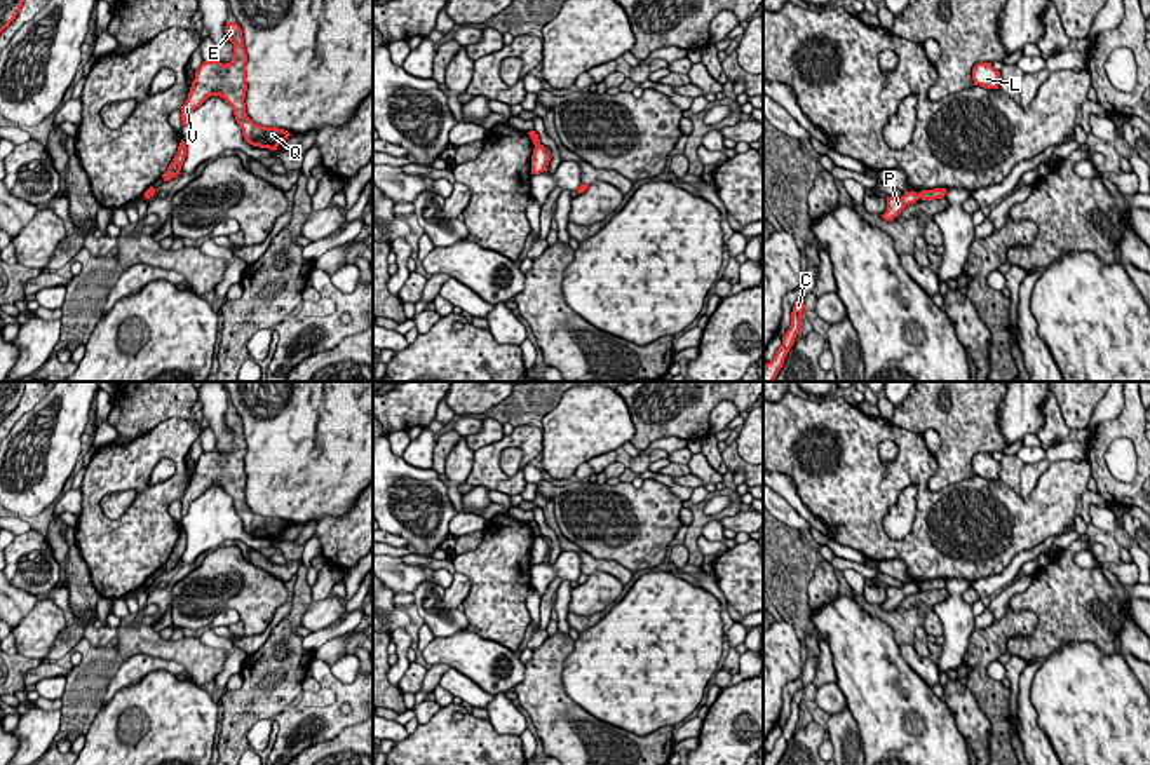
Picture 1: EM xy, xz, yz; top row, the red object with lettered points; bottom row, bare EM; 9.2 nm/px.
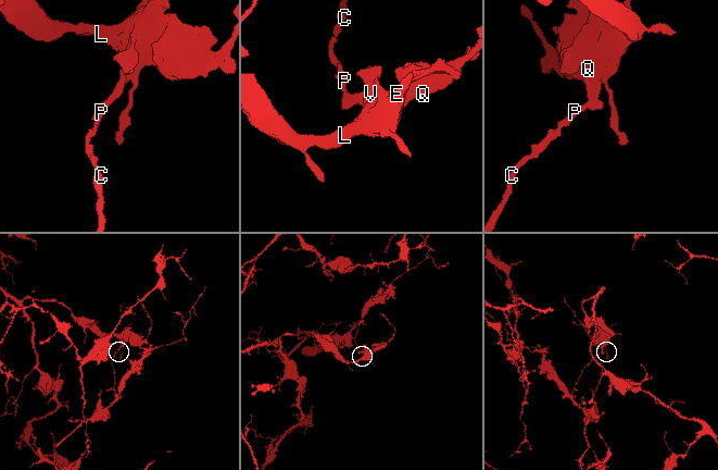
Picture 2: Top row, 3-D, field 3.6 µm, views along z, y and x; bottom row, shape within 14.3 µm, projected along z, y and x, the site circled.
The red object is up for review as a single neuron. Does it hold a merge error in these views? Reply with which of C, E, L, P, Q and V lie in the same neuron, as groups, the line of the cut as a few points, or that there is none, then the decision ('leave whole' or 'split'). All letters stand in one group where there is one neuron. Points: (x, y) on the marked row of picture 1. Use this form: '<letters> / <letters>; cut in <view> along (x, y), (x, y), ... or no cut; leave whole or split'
C P / E L Q V; cut in yz along (917, 194), (920, 197); split

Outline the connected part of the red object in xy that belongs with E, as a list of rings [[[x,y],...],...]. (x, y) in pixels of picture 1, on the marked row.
[[[227,23],[225,33],[233,44],[232,61],[223,64],[214,56],[204,61],[195,71],[188,98],[181,106],[181,124],[186,125],[190,113],[209,96],[220,96],[233,110],[235,120],[242,129],[246,143],[260,148],[277,150],[291,134],[279,127],[254,124],[246,113],[246,63],[242,30],[237,23]]]

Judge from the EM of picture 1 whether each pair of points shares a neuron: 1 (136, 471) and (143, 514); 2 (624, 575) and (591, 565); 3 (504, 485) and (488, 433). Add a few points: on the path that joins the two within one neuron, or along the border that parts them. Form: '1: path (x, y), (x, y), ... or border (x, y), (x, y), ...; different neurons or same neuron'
1: path (138, 481), (145, 490), (145, 504); same neuron
2: path (615, 568), (600, 565); same neuron
3: border (506, 434), (474, 452); different neurons

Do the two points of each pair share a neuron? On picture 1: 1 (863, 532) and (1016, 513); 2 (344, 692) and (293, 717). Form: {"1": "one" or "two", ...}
{"1": "one", "2": "one"}

